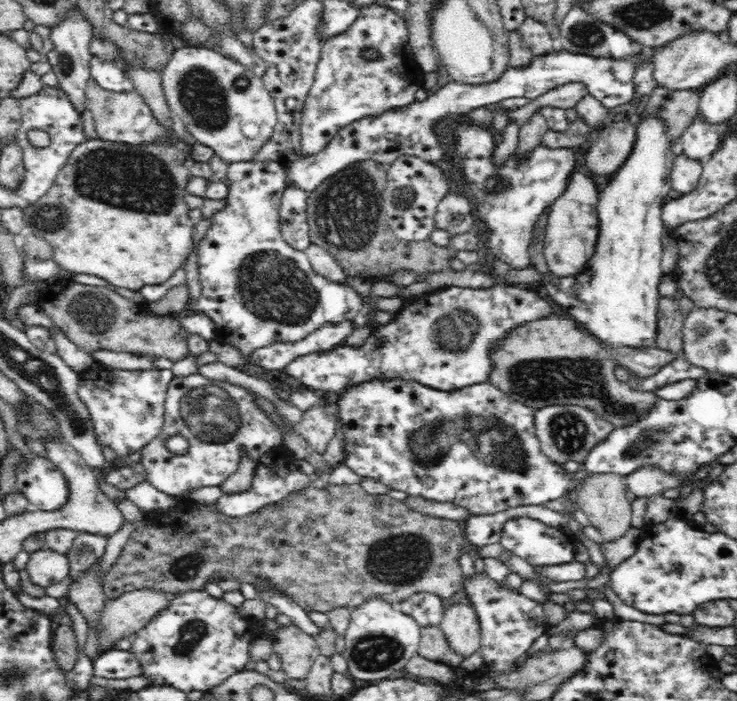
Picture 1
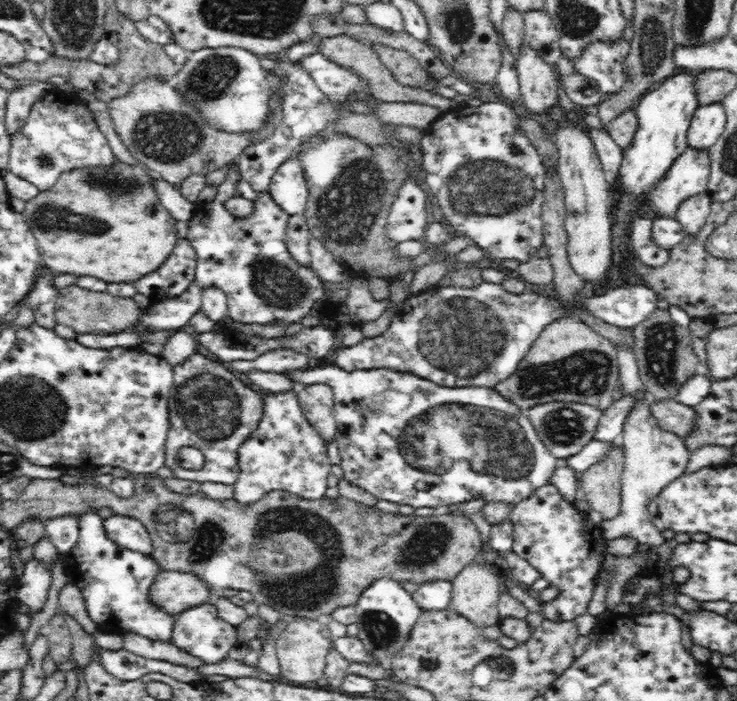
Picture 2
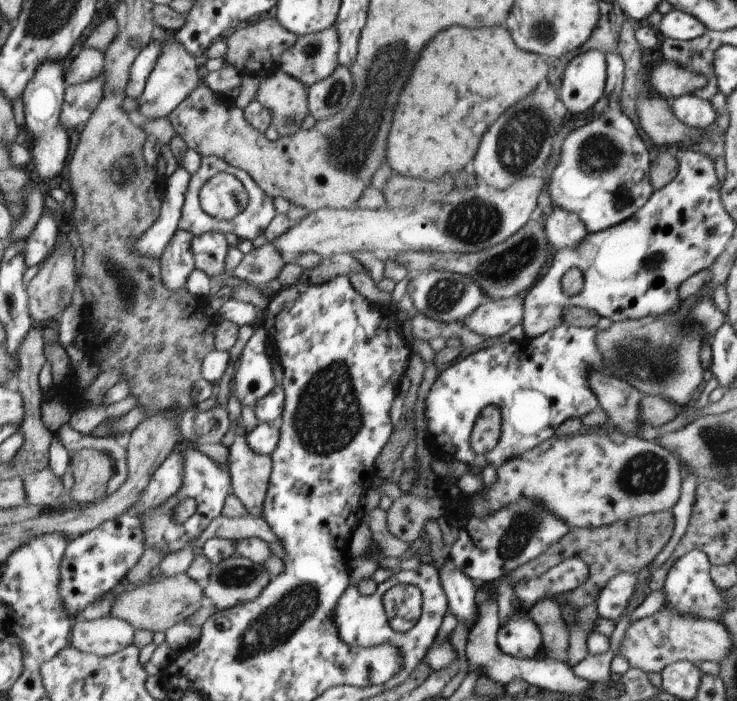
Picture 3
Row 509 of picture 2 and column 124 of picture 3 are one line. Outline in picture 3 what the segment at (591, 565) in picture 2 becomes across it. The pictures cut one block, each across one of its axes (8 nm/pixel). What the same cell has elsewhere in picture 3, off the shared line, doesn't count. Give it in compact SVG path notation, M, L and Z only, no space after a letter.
M134 508L118 519L72 540L63 563L63 596L70 615L76 619L90 604L112 594L112 588L140 560L144 552L142 520L132 510Z

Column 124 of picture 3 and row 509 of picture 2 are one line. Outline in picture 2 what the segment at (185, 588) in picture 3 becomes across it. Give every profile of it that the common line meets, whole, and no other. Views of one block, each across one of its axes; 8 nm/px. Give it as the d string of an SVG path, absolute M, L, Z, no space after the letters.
M611 445L604 460L588 467L580 476L580 496L584 505L587 510L600 513L604 521L620 514L623 468L623 446Z

